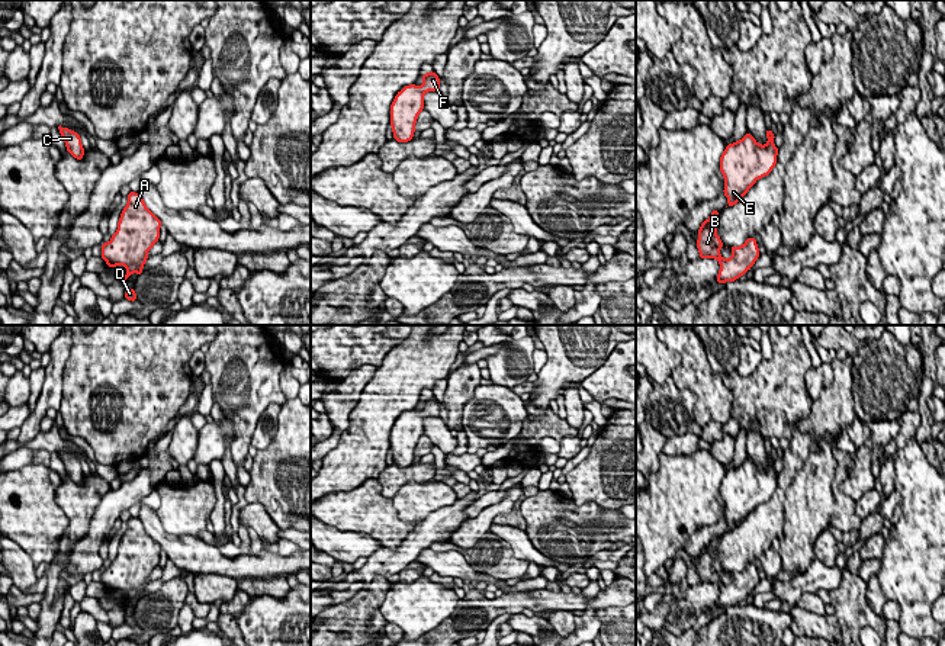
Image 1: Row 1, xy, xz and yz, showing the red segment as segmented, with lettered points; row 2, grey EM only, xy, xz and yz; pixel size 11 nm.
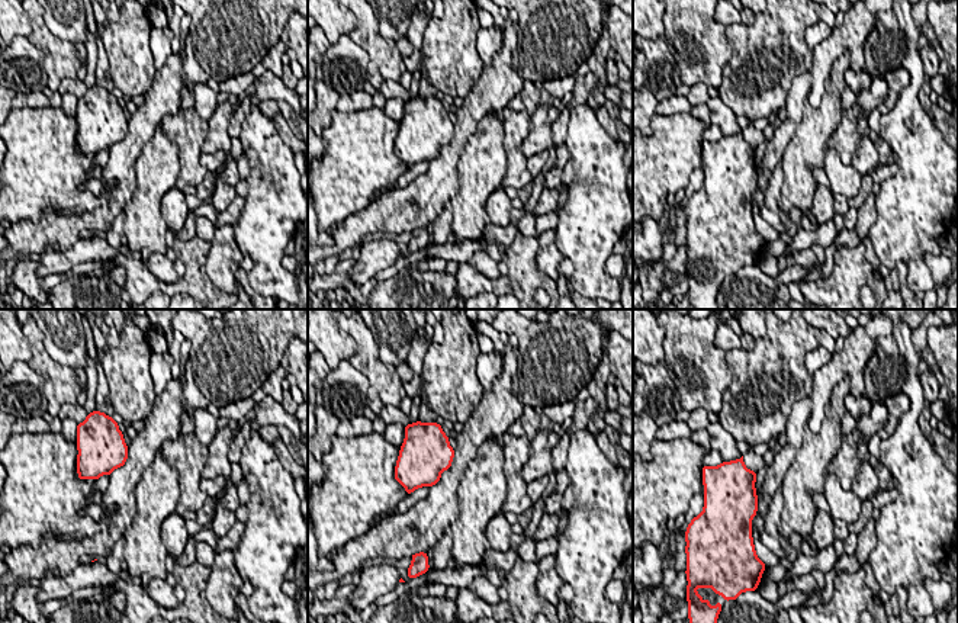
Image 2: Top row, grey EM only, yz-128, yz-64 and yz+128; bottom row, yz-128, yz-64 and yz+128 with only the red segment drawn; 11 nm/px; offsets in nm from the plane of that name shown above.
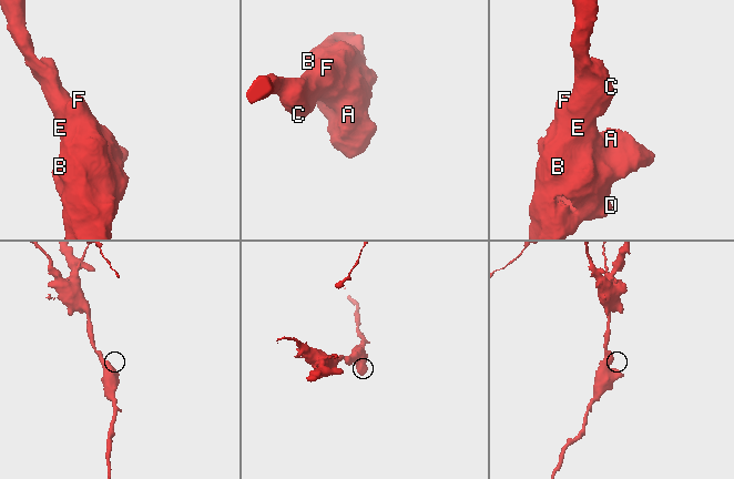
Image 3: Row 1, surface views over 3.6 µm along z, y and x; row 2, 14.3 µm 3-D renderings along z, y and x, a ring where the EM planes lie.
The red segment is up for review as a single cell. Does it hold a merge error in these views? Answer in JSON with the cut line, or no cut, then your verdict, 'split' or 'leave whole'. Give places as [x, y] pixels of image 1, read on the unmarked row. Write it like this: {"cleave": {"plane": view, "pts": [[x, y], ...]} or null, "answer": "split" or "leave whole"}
{"cleave": null, "answer": "leave whole"}

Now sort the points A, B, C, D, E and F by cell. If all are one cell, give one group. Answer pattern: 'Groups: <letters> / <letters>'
Groups: A B C D E F

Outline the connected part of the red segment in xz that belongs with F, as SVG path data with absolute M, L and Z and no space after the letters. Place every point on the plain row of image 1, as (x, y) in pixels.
M431 396L421 402L424 408L405 411L395 421L390 430L390 450L393 463L398 467L408 467L414 462L414 451L421 436L424 436L424 420L427 417L440 417L440 404Z

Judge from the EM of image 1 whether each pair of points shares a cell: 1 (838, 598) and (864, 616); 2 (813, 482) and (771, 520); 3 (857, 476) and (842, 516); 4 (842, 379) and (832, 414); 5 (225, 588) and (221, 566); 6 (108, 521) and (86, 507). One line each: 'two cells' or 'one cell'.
1: one cell
2: two cells
3: two cells
4: one cell
5: two cells
6: two cells

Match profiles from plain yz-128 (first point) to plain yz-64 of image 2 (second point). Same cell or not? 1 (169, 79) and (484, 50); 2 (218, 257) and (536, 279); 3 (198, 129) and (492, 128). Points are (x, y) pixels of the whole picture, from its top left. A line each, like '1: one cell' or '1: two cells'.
1: two cells
2: two cells
3: two cells

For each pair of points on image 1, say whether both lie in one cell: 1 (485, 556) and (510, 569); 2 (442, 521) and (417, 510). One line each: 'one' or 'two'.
1: one
2: two

